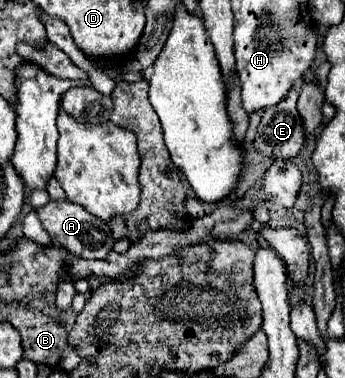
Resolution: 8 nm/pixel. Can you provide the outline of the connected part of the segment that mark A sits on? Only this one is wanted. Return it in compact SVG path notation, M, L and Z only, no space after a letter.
M51 200L47 206L37 208L37 216L39 216L39 220L43 222L45 230L49 232L53 244L55 244L55 246L59 244L61 248L65 248L67 252L71 252L71 254L75 254L75 256L91 258L91 260L101 260L101 258L105 258L105 256L111 252L111 248L113 248L113 242L115 242L115 240L113 240L113 234L111 234L109 224L107 224L107 222L103 224L103 220L91 216L83 206L71 204L71 202L67 202L67 200L59 200L59 202Z

